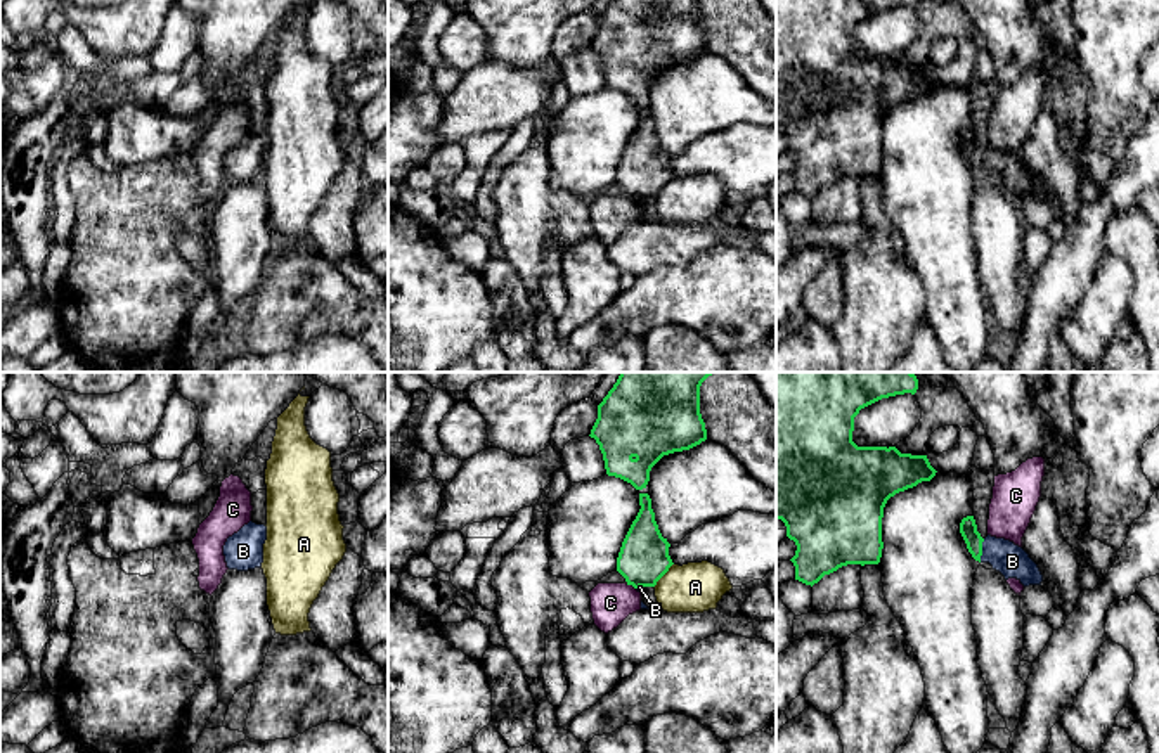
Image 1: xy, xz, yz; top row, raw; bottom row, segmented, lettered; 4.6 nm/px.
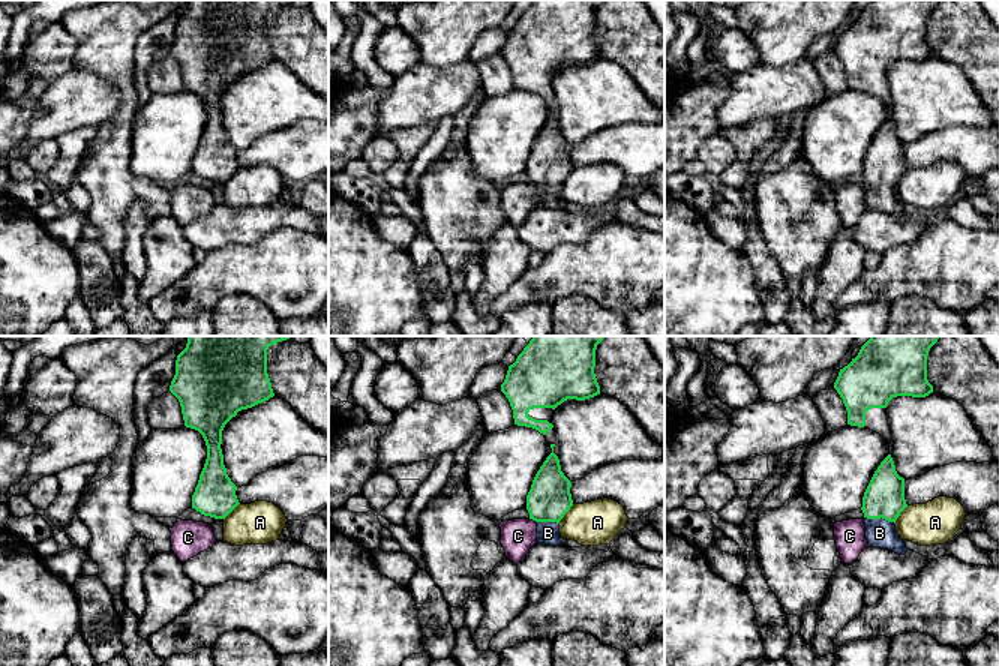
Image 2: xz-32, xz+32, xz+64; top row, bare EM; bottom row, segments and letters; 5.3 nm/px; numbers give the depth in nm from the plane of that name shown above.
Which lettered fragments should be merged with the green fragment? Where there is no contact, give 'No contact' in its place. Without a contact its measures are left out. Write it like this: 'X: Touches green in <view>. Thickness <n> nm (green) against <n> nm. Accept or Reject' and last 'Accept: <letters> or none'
A: Touches green in xz. Thickness 240 nm (green) against 240 nm. Reject
B: Touches green in yz. Thickness 80 nm (green) against 160 nm. Accept
C: Touches green in xz. Thickness 240 nm (green) against 190 nm. Reject
Accept: B

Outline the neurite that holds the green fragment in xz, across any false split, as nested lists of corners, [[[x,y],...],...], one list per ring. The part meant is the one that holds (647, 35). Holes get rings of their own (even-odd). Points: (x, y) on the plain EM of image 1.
[[[612,0],[598,17],[598,31],[589,48],[599,57],[606,87],[643,102],[651,80],[664,68],[690,62],[707,52],[700,0]]]

